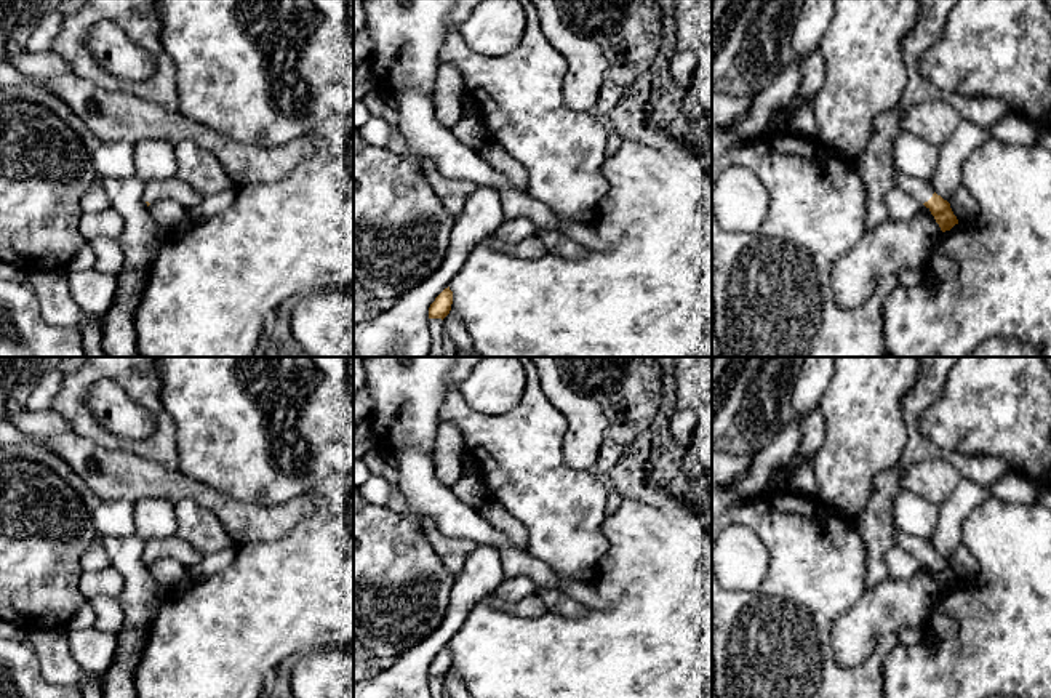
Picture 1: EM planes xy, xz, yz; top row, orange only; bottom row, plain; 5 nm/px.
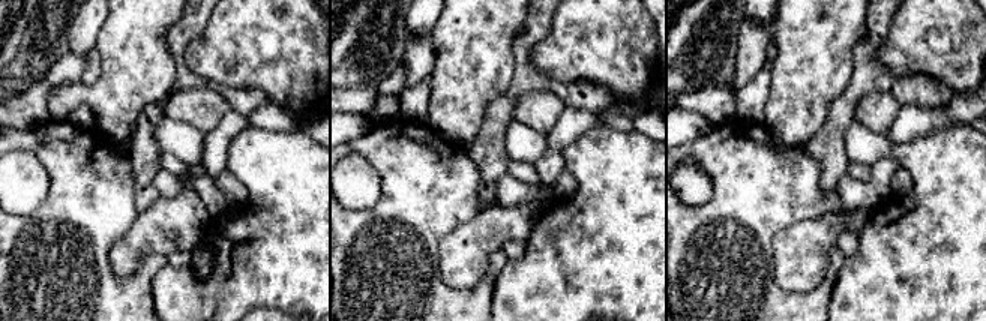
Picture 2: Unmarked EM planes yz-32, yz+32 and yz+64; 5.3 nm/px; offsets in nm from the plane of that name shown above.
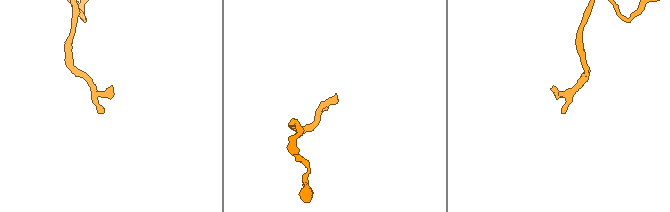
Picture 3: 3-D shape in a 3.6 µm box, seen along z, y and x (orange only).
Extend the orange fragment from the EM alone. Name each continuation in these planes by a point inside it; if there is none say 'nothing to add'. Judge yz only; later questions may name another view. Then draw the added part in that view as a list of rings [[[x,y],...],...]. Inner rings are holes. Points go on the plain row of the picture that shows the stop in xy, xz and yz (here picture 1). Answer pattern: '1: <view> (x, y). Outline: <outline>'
1: yz (922, 549). Outline: [[[897,530],[897,546],[915,559],[918,559],[920,562],[928,560],[934,552],[931,540],[917,538],[902,530]]]

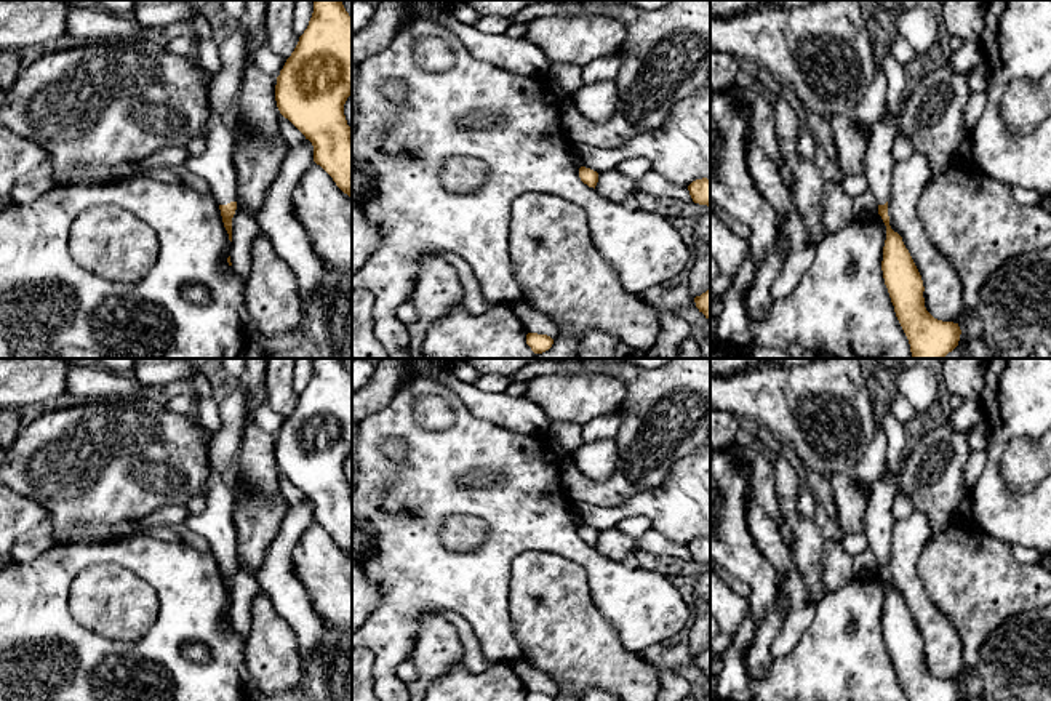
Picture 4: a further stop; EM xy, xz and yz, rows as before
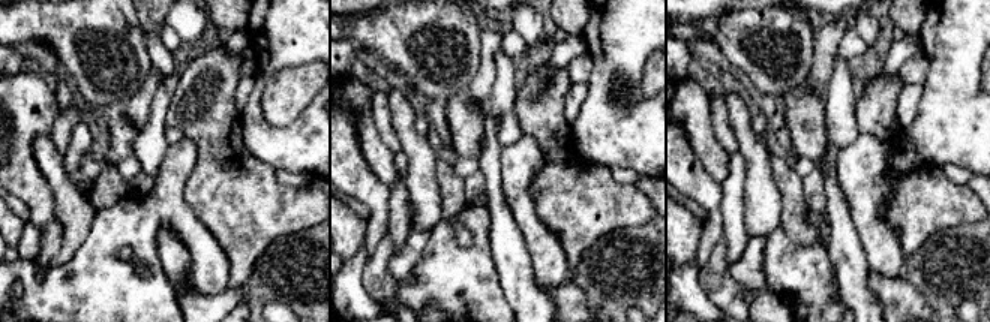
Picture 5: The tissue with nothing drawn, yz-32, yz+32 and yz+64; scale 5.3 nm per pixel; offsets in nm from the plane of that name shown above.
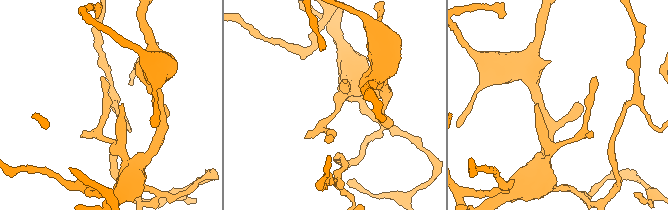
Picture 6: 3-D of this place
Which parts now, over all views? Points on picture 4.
1: xy (215, 524). Outline: [[[211,463],[205,487],[208,490],[206,507],[197,515],[186,517],[182,523],[210,544],[218,563],[237,560],[237,531],[230,515],[229,487]]]

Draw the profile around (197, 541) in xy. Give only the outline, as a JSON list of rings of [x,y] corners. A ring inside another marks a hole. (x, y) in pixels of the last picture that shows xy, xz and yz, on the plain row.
[[[182,522],[168,525],[168,528],[179,533],[182,536],[184,543],[192,544],[194,547],[197,547],[198,551],[202,551],[205,554],[213,554],[210,544],[202,536],[198,536],[198,535],[192,533],[189,528],[186,528]]]

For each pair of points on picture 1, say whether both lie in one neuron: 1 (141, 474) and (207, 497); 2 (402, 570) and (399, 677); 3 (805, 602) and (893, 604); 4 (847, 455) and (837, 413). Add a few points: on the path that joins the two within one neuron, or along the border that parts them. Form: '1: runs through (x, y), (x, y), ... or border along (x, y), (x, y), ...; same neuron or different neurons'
1: runs through (157, 482), (191, 489); same neuron
2: border along (431, 634), (408, 647), (394, 661); different neurons
3: border along (867, 588), (834, 621), (832, 634); different neurons
4: runs through (847, 445), (847, 423); same neuron

